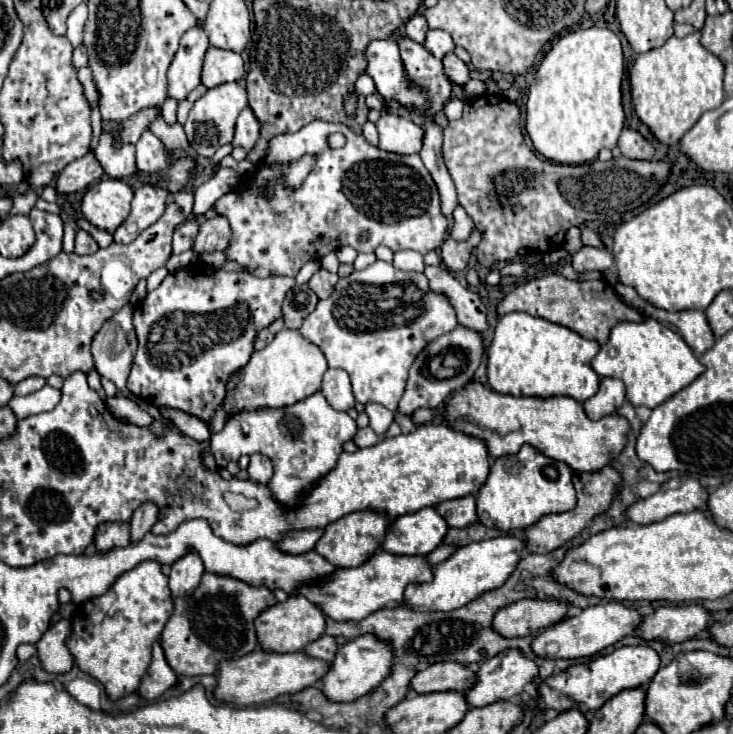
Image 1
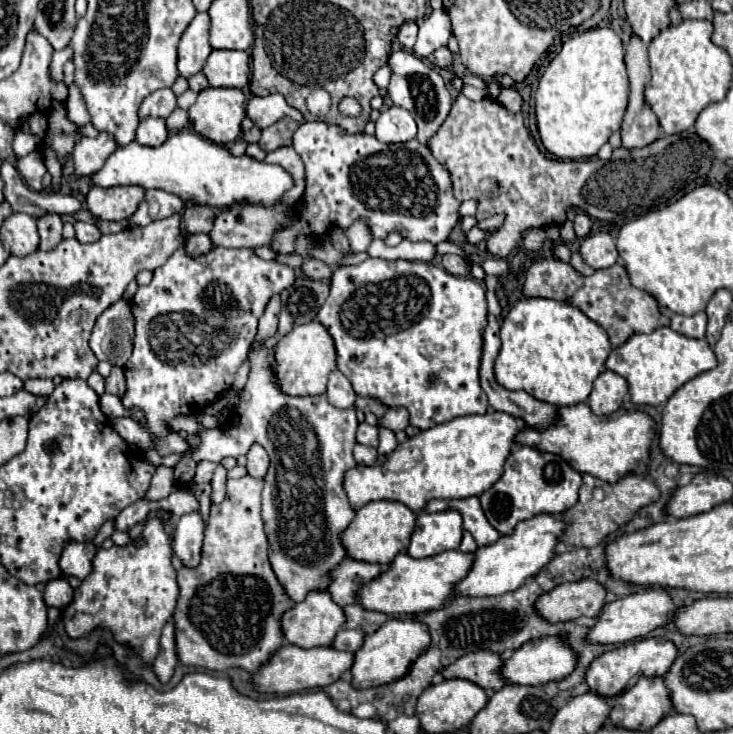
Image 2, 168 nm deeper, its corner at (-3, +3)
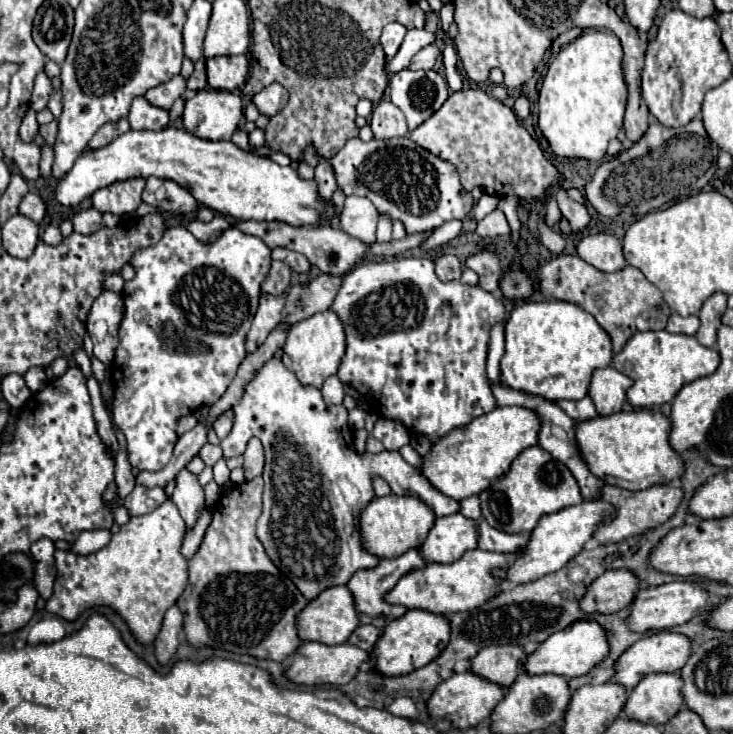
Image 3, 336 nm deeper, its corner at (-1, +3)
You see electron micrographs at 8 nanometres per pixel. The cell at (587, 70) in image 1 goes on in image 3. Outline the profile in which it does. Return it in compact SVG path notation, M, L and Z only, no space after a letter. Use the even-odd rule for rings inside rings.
M585 30L551 58L539 92L539 128L557 156L603 160L609 140L623 126L627 106L627 84L621 60L621 42L609 30Z

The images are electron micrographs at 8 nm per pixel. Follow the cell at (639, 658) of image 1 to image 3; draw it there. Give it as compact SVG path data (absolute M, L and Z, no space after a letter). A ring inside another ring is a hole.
M657 632L651 634L647 638L637 640L633 646L629 646L623 656L619 658L619 662L615 664L615 678L613 682L623 684L627 690L631 690L633 686L637 686L637 682L651 672L677 672L685 666L685 660L689 660L691 656L691 640L685 634L677 634L677 632Z

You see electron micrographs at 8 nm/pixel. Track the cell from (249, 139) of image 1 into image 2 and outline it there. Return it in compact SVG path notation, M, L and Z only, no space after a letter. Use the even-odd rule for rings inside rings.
M271 94L271 96L265 96L265 98L253 96L247 102L247 116L253 120L253 124L259 130L275 124L283 116L291 116L291 118L295 118L299 122L303 120L303 116L297 110L287 106L287 102L285 102L285 98L281 94Z

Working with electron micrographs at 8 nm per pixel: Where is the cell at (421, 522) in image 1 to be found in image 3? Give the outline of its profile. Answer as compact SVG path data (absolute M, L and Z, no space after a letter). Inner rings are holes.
M461 512L437 518L435 526L421 546L421 554L429 562L457 562L467 550L477 548L477 528L479 522L465 518Z

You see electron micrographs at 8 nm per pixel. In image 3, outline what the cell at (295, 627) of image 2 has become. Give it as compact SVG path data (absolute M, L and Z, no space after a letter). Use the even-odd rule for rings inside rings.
M333 586L311 600L297 618L301 640L315 640L323 644L343 644L359 626L359 610L355 608L355 598L347 586Z

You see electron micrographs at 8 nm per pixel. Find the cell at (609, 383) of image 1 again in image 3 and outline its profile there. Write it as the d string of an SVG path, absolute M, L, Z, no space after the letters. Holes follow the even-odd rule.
M613 366L597 368L591 378L589 396L601 416L609 416L615 412L621 412L621 406L625 402L625 392L633 386L633 380Z

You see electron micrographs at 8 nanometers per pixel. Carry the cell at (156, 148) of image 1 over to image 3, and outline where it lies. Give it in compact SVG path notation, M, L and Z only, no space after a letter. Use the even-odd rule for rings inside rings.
M137 96L133 100L127 118L133 130L161 130L169 124L169 112L149 104L145 96Z

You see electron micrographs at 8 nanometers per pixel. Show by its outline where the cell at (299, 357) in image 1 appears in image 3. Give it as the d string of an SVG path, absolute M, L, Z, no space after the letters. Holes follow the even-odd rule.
M333 310L317 312L301 322L297 322L285 342L285 354L283 364L299 378L303 384L313 384L315 388L321 388L325 378L337 374L341 358L345 354L345 328L341 324L341 318Z

